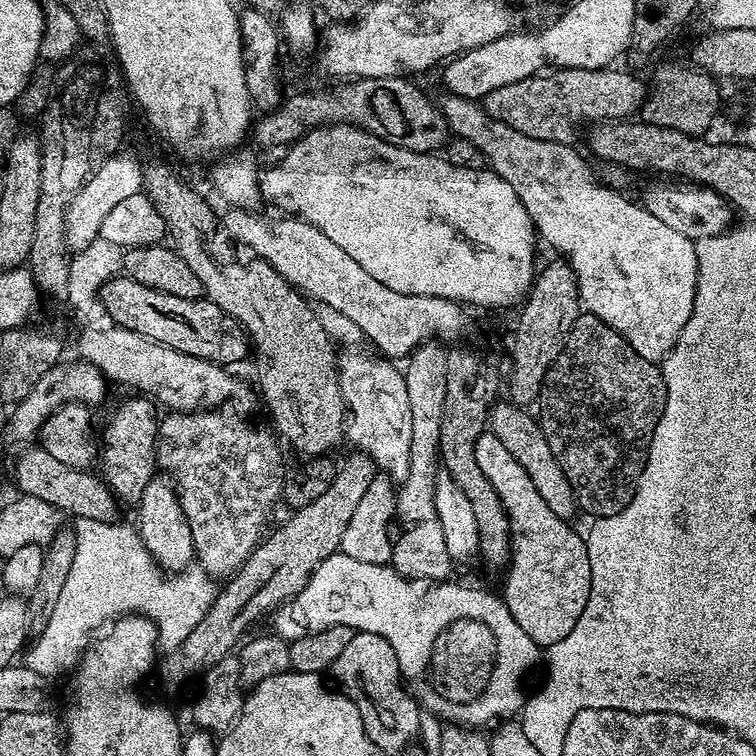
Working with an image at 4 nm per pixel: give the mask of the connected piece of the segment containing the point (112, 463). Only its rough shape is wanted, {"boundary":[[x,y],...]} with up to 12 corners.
{"boundary":[[133,395],[104,432],[102,479],[135,505],[158,472],[157,405]]}

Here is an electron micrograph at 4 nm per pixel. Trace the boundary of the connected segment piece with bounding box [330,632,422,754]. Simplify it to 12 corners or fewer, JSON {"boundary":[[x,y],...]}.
{"boundary":[[357,632],[333,662],[374,746],[400,754],[421,705],[394,646]]}

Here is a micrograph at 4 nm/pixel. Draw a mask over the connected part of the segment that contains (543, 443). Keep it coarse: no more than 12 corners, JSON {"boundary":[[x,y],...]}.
{"boundary":[[493,404],[488,428],[566,521],[576,492],[531,411]]}

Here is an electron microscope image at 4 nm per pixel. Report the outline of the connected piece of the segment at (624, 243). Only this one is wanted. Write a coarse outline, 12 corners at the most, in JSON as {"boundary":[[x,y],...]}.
{"boundary":[[451,94],[449,129],[514,186],[581,305],[663,361],[696,241],[599,184],[575,147]]}

